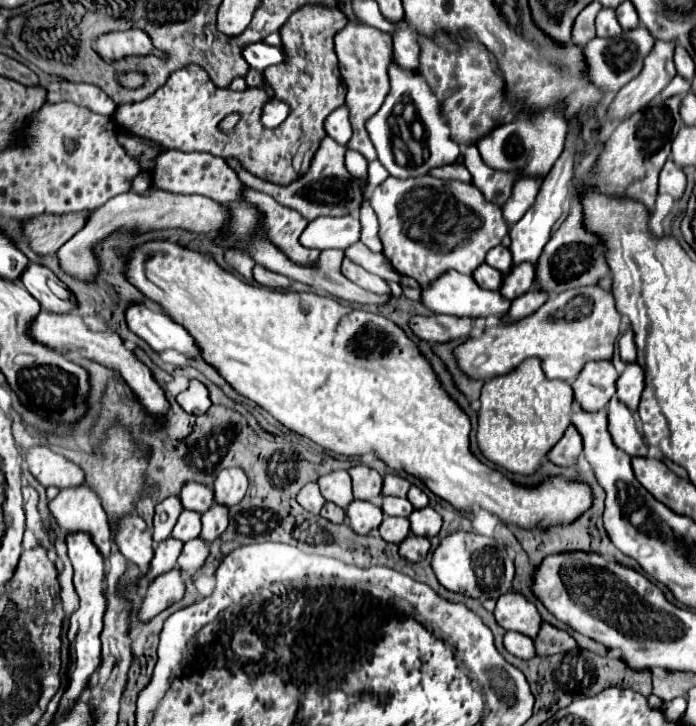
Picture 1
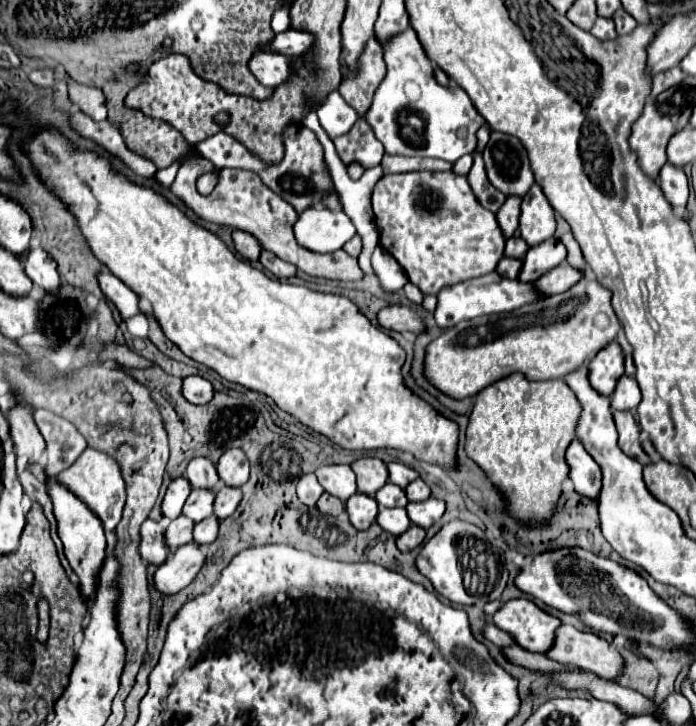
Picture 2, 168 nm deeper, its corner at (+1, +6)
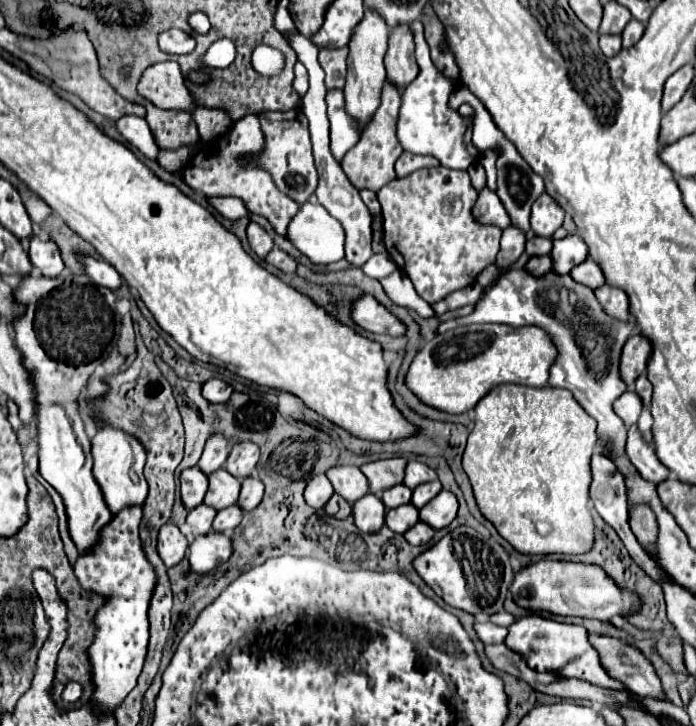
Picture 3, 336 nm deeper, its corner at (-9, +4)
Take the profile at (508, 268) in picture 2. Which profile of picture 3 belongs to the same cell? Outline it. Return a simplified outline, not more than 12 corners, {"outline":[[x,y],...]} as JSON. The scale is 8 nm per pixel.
{"outline":[[533,256],[527,266],[535,276],[551,272],[551,256]]}

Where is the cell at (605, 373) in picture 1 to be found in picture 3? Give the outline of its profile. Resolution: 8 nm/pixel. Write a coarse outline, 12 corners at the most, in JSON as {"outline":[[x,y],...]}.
{"outline":[[639,332],[621,354],[621,376],[627,386],[647,368],[649,338]]}

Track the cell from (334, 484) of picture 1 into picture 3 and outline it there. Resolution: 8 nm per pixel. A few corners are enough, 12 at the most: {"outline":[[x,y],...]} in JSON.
{"outline":[[357,466],[327,470],[335,492],[349,504],[369,494]]}

